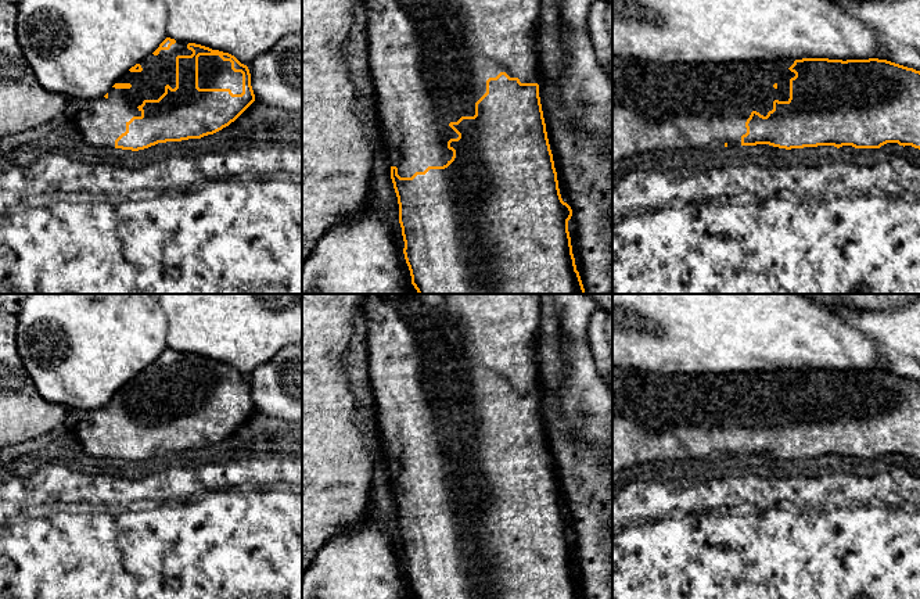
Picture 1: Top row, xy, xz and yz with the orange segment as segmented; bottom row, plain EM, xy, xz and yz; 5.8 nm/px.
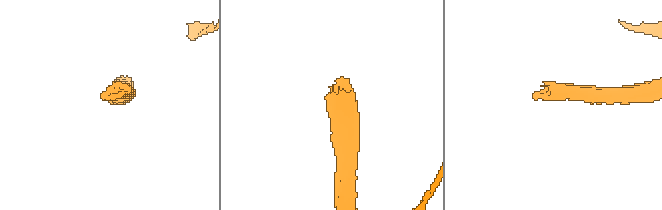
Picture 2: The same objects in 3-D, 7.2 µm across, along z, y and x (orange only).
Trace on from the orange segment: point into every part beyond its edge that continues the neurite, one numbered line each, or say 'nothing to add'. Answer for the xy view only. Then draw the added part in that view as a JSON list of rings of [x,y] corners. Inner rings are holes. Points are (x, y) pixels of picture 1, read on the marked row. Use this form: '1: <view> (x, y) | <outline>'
1: xy (101, 121) | [[[176,42],[169,50],[141,60],[141,72],[123,73],[116,83],[130,83],[130,89],[111,87],[107,98],[86,101],[86,107],[73,119],[83,140],[96,148],[115,148],[115,140],[126,132],[126,123],[133,116],[141,116],[137,107],[144,100],[158,100],[166,85],[176,87],[176,57],[193,54],[187,44]]]

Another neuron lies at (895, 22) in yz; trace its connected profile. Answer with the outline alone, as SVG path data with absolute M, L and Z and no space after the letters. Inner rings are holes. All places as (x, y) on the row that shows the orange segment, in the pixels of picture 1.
M835 0L878 39L891 62L920 71L920 0Z

